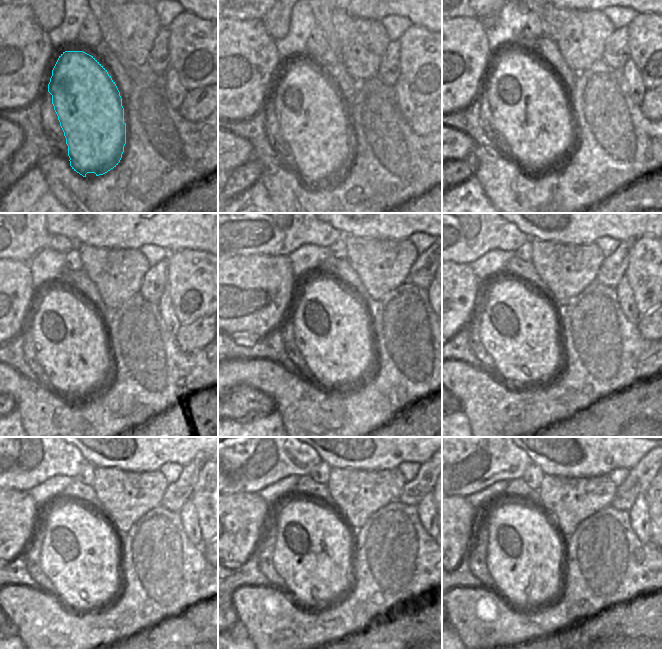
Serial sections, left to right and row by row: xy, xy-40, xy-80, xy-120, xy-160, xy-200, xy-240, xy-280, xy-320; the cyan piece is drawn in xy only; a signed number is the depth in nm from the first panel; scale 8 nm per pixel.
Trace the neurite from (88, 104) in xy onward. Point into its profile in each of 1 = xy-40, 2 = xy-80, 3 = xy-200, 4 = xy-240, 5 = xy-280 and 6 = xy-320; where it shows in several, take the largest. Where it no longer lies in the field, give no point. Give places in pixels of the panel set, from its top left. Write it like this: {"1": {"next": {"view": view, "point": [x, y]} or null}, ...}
{"1": {"next": {"view": "xy-40", "point": [312, 105]}}, "2": {"next": {"view": "xy-80", "point": [530, 140]}}, "3": {"next": {"view": "xy-200", "point": [518, 327]}}, "4": {"next": {"view": "xy-240", "point": [70, 548]}}, "5": {"next": {"view": "xy-280", "point": [290, 553]}}, "6": {"next": {"view": "xy-320", "point": [517, 555]}}}

